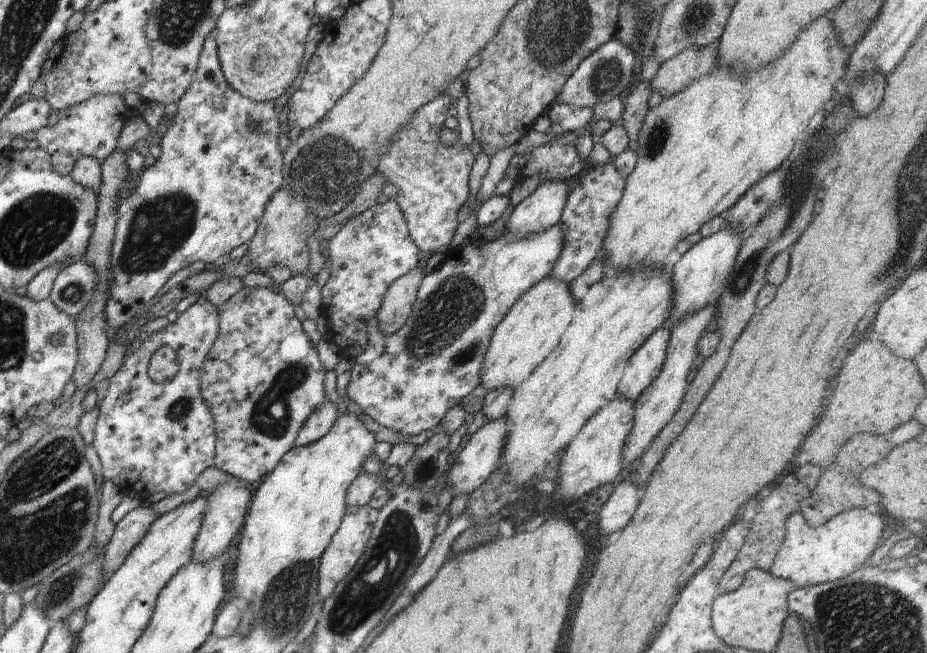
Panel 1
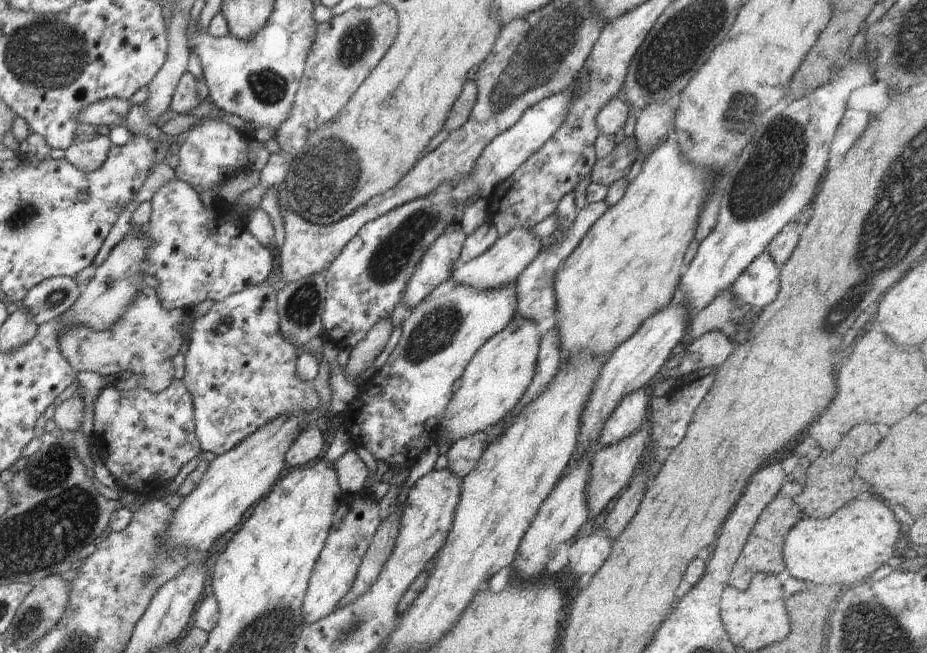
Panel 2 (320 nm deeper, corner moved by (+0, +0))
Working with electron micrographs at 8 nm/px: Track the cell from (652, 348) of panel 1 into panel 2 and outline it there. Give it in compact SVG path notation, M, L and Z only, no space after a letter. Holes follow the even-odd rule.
M645 388L634 390L614 406L610 416L606 418L600 432L602 447L620 442L626 436L632 436L640 426L650 417L652 398Z

